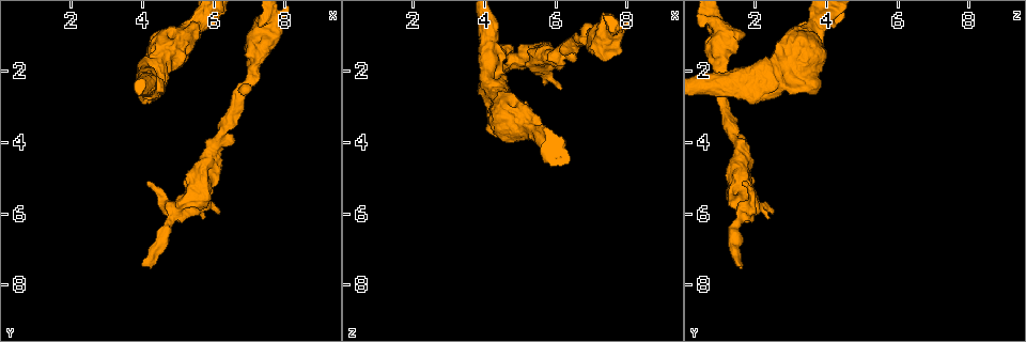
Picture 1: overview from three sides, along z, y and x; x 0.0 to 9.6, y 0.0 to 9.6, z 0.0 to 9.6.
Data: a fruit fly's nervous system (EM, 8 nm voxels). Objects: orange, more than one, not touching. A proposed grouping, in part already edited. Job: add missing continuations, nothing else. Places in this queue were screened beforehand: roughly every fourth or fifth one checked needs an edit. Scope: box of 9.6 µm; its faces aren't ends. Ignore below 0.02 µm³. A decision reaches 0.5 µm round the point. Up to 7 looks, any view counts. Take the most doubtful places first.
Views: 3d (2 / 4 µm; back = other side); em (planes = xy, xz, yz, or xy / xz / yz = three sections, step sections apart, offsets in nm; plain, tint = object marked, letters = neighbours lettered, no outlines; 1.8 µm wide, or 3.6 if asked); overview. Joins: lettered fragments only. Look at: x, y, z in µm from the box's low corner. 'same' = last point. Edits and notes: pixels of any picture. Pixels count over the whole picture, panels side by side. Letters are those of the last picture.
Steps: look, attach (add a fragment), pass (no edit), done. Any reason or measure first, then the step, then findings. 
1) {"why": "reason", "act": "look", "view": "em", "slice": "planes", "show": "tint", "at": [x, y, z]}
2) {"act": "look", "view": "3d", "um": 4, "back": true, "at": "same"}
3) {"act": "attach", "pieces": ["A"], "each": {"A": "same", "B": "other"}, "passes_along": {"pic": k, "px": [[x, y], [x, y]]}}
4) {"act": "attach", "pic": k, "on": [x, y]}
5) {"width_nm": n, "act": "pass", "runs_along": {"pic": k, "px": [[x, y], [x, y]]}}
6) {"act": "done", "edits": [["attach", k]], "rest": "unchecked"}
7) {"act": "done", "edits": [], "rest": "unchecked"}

{"why": "a fork", "act": "look", "view": "em", "slice": "planes", "show": "plain", "at": [7.10, 1.75, 1.00]}

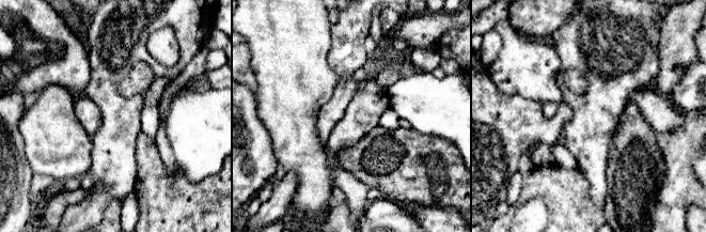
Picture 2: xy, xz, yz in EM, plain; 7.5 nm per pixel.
{"why": "see the neighbours", "act": "look", "view": "em", "slice": "planes", "show": "letters", "at": "same"}

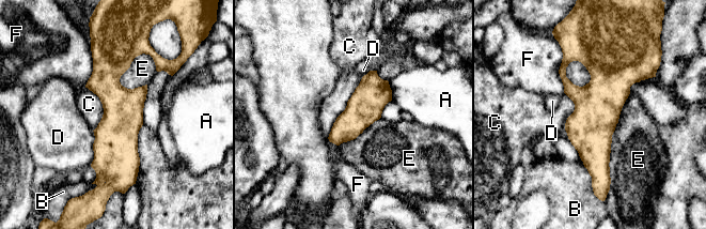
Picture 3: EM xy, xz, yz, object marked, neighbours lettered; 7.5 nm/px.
{"longest_contact_nm": ["E", 700], "act": "pass", "each": {"A": "other", "B": "other", "C": "other", "D": "other", "E": "other", "F": "other"}, "runs_along": {"pic": 3, "px": [[109, 47], [120, 176]]}, "found": "none of them fits"}

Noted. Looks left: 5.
{"why": "thin end", "act": "look", "view": "3d", "um": 4, "at": [4.05, 5.20, 1.75]}

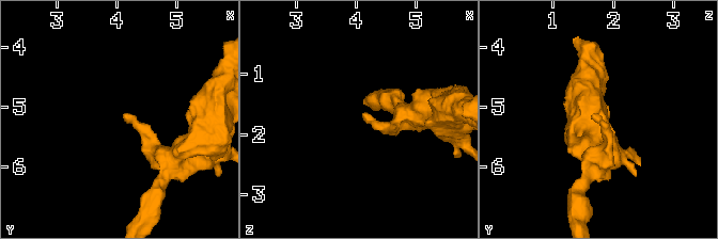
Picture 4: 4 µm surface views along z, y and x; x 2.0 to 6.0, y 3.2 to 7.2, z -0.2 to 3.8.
{"why": "now the EM", "act": "look", "view": "em", "slice": "planes", "show": "plain", "at": [4.10, 5.15, 1.70]}

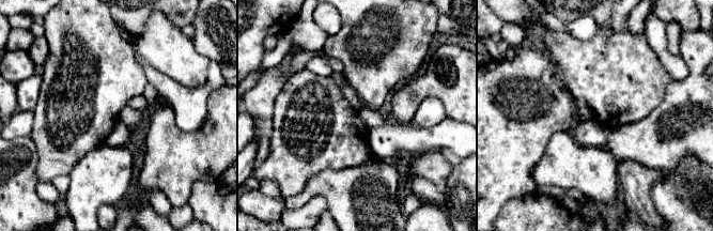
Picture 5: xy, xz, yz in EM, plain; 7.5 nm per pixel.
{"why": "see the neighbours", "act": "look", "view": "em", "slice": "planes", "show": "letters", "at": "same"}

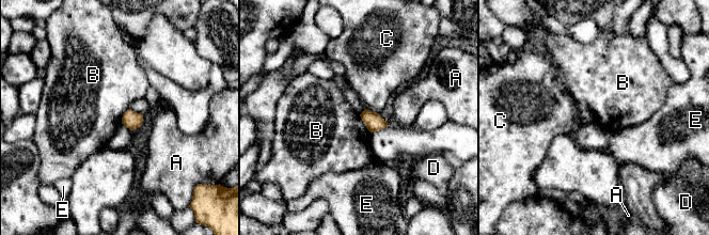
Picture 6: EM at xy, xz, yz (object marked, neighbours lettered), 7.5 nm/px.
{"act": "pass", "each": {"A": "other", "B": "other", "C": "other", "D": "other", "E": "other"}, "border": {"pic": 6, "px": [[359, 114], [371, 132]]}, "found": "no lettered fragment goes on from it"}

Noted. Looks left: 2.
{"act": "look", "view": "3d", "um": 4, "at": [4.05, 1.80, 1.85]}

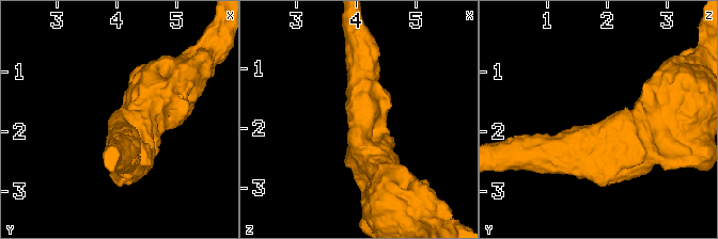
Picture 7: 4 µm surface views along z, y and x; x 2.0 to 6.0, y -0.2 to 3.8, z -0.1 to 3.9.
{"act": "look", "view": "em", "um": 3.6, "slice": "planes", "show": "letters", "at": [4.00, 1.85, 1.90]}

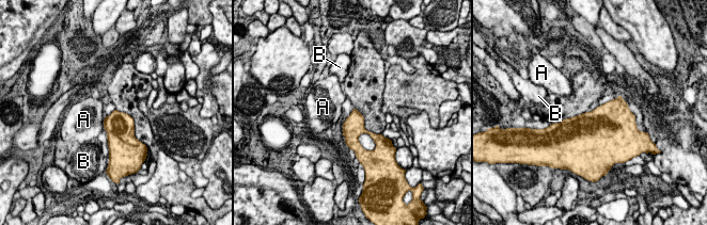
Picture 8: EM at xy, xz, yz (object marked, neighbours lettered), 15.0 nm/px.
{"act": "pass", "each": {"A": "other", "B": "other"}, "border": {"pic": 8, "px": [[103, 121], [105, 128]]}, "found": "none of them fits"}

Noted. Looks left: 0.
{"act": "done", "edits": [], "rest": "unchecked"}

